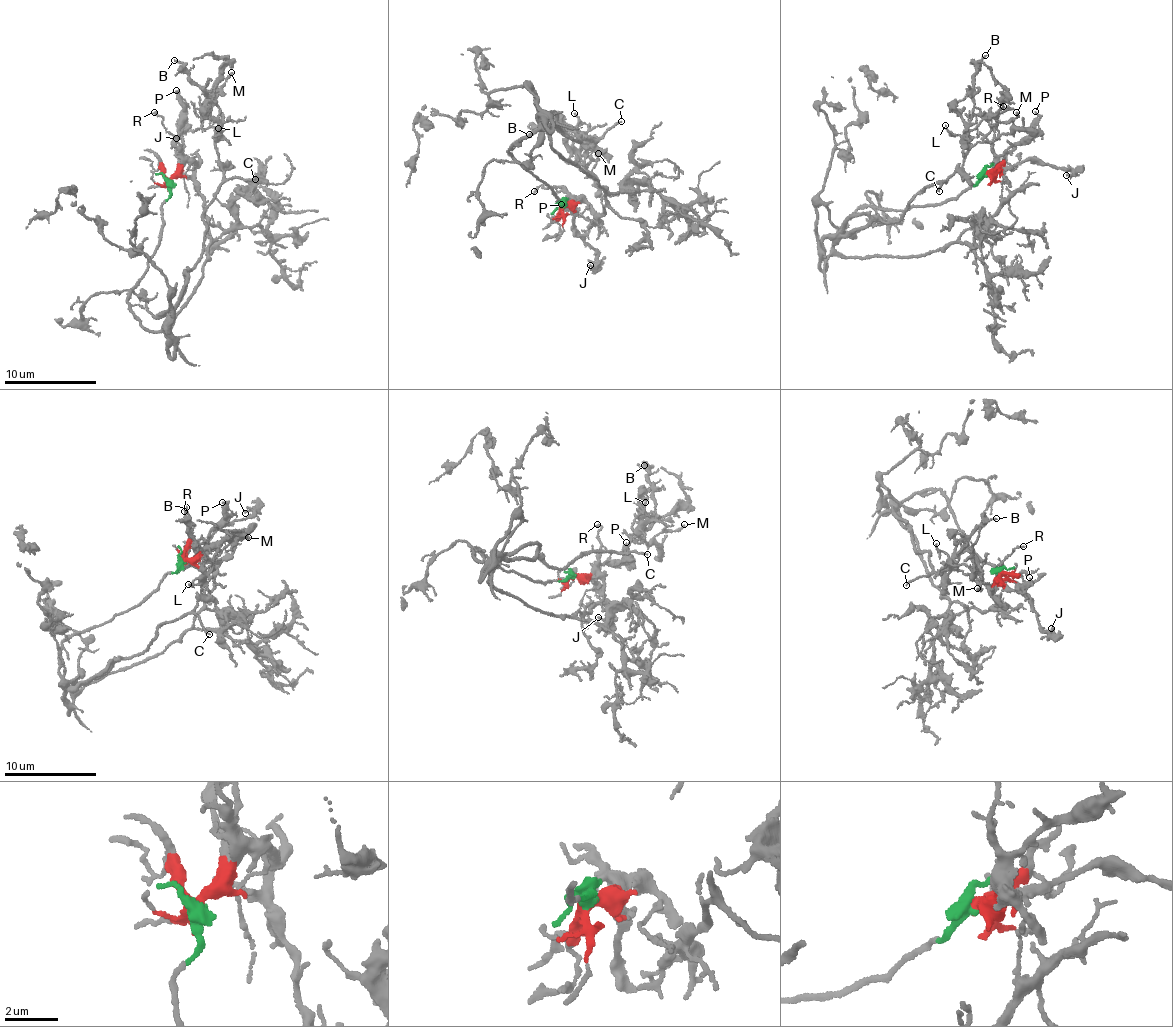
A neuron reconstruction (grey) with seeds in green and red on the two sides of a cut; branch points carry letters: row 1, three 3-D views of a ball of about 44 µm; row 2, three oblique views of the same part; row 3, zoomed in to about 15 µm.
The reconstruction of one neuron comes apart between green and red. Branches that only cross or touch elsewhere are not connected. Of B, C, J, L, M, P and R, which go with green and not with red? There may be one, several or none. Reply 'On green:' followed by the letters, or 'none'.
On green: B, C, L, M

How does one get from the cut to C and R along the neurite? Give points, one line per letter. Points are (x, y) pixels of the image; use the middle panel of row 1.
C: (561, 206), (519, 162), (530, 158), (544, 128), (552, 126), (579, 141), (578, 136), (599, 140), (621, 122)
R: (561, 206), (573, 201), (564, 187), (541, 185), (533, 191)

